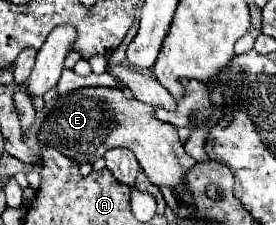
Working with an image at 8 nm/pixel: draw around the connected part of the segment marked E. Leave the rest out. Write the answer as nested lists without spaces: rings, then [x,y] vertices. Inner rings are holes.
[[[80,88],[58,96],[36,138],[42,146],[54,146],[60,154],[88,164],[94,164],[96,158],[102,158],[108,150],[124,146],[134,152],[140,168],[152,184],[176,188],[178,200],[190,200],[188,190],[182,186],[182,178],[196,164],[196,160],[184,152],[176,126],[152,118],[152,106],[134,98],[128,100],[120,88]]]

